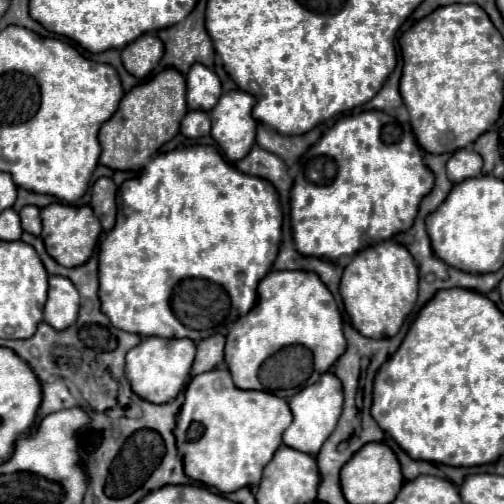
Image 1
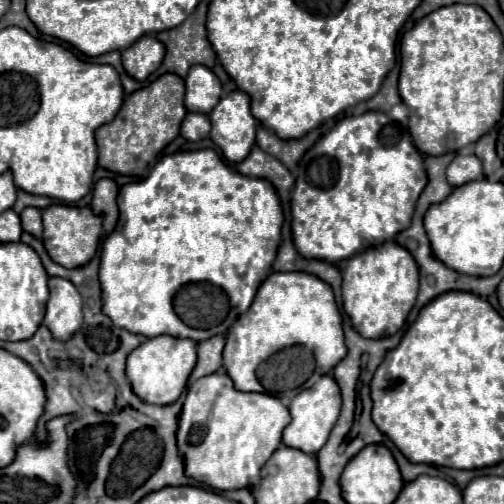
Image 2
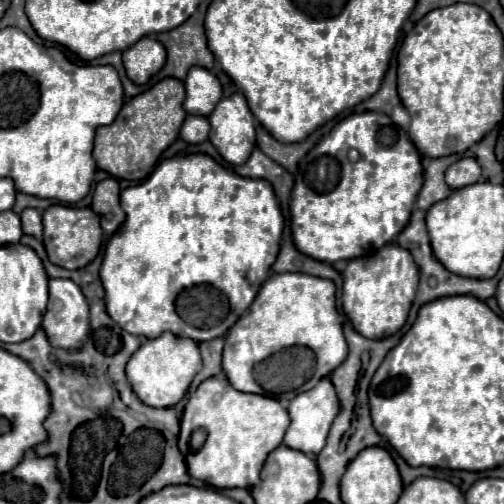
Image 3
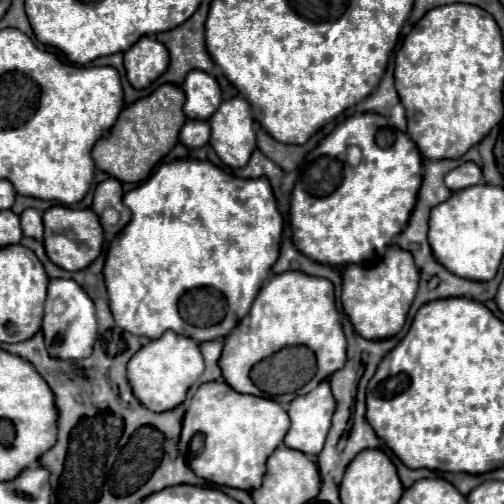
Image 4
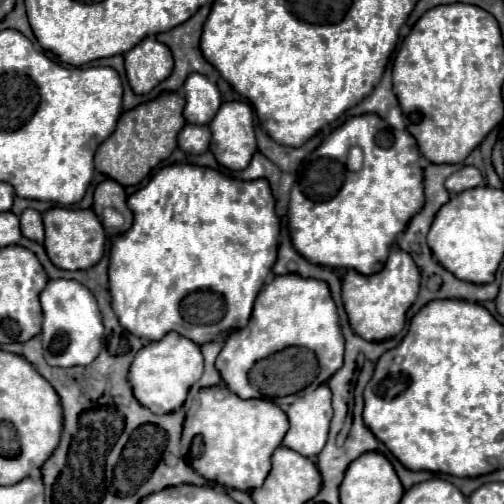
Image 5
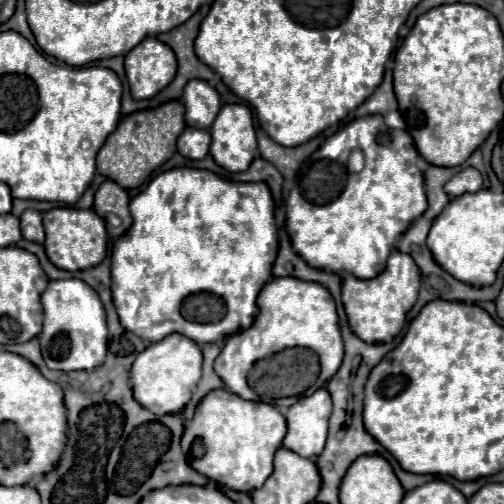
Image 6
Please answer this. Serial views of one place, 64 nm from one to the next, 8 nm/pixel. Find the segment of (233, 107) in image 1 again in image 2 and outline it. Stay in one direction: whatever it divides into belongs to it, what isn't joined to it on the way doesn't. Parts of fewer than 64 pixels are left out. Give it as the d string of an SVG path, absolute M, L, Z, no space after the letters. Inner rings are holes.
M232 92L224 96L218 106L208 114L212 122L210 138L222 150L228 162L240 162L254 146L256 120L250 112L246 92Z

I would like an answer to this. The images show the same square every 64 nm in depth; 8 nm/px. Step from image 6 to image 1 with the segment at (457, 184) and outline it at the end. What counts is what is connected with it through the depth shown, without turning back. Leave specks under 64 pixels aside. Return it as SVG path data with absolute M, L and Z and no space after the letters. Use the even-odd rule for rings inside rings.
M458 150L446 164L448 178L456 184L460 180L468 180L472 176L482 176L482 158L474 150Z

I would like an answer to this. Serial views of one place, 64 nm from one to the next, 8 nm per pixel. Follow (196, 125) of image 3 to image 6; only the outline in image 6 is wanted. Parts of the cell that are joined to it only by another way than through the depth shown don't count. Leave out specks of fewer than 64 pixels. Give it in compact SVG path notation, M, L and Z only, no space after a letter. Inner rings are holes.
M186 128L178 138L178 152L190 160L202 160L210 148L210 132Z

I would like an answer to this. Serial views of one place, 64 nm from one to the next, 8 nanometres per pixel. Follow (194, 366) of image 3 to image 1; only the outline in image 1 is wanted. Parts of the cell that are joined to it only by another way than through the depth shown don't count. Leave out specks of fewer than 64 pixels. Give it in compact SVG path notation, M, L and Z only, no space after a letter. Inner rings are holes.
M144 338L126 354L126 378L132 390L152 404L166 404L174 400L190 378L190 368L196 356L196 344L188 338L164 340L164 338Z

